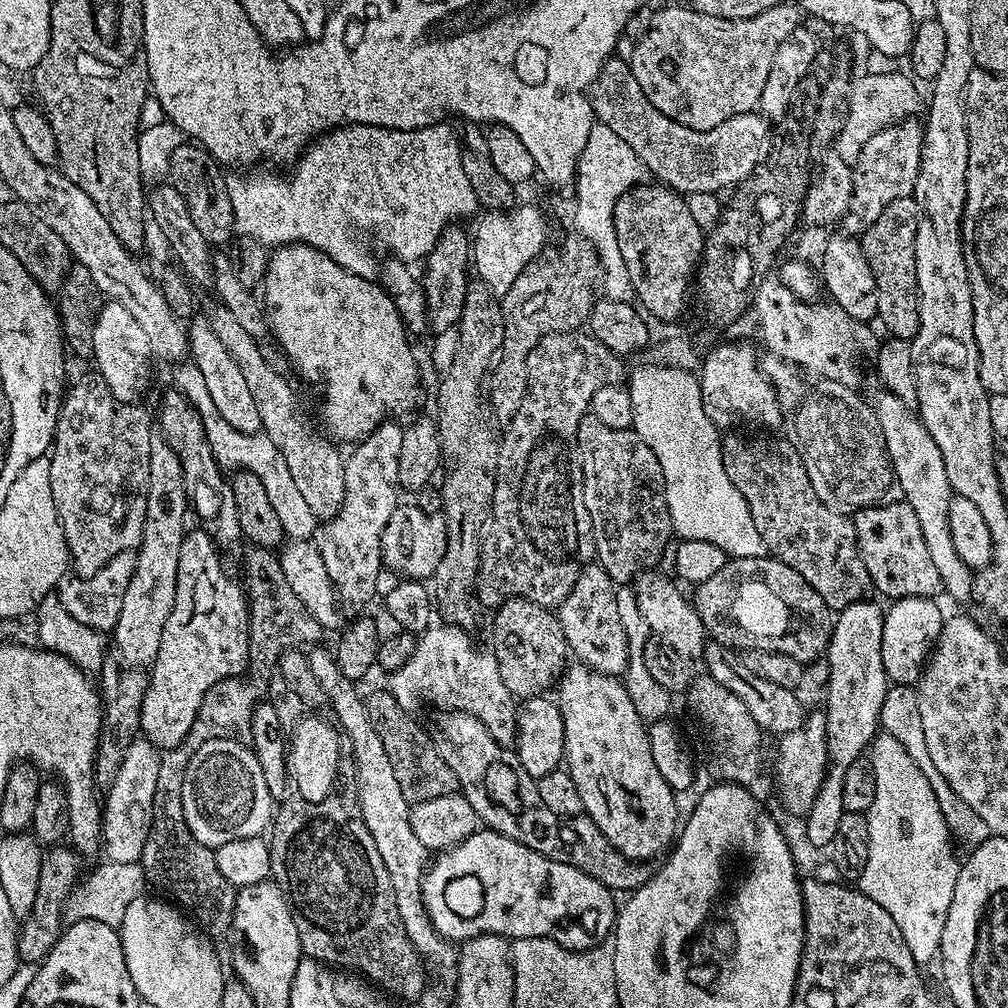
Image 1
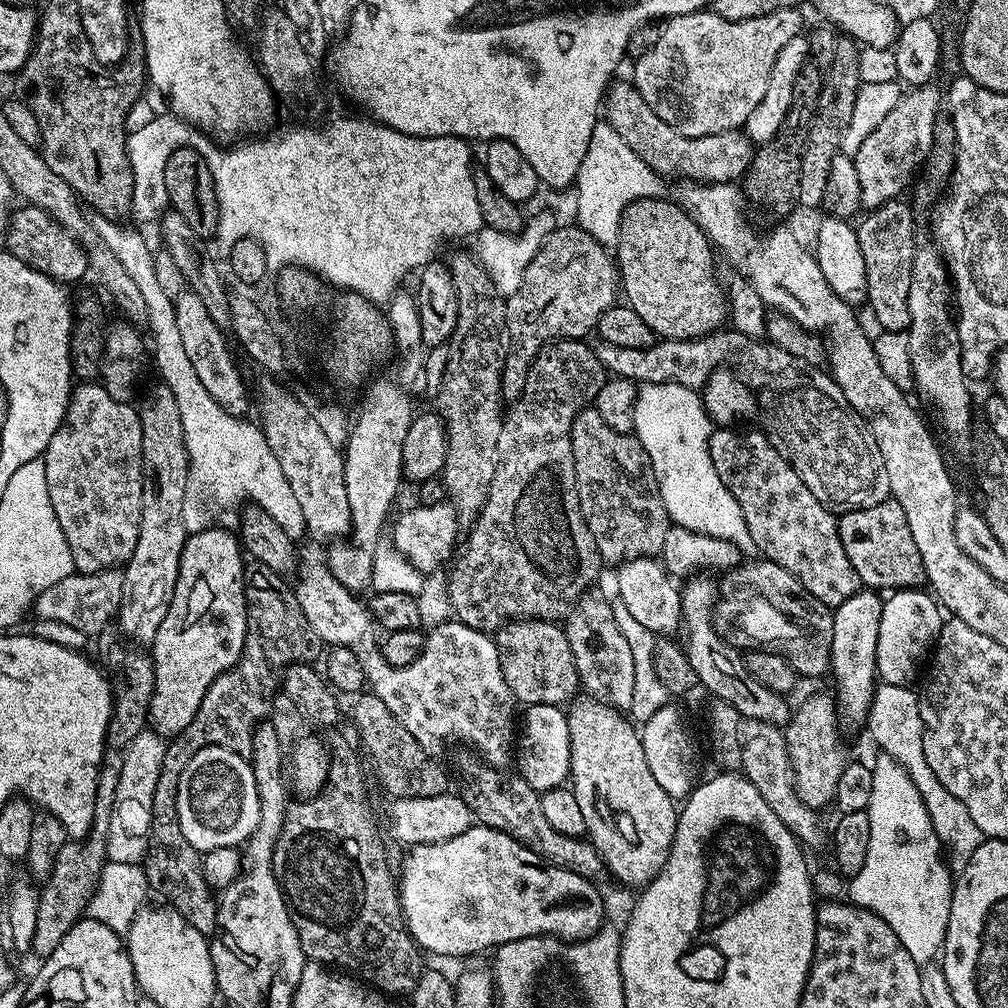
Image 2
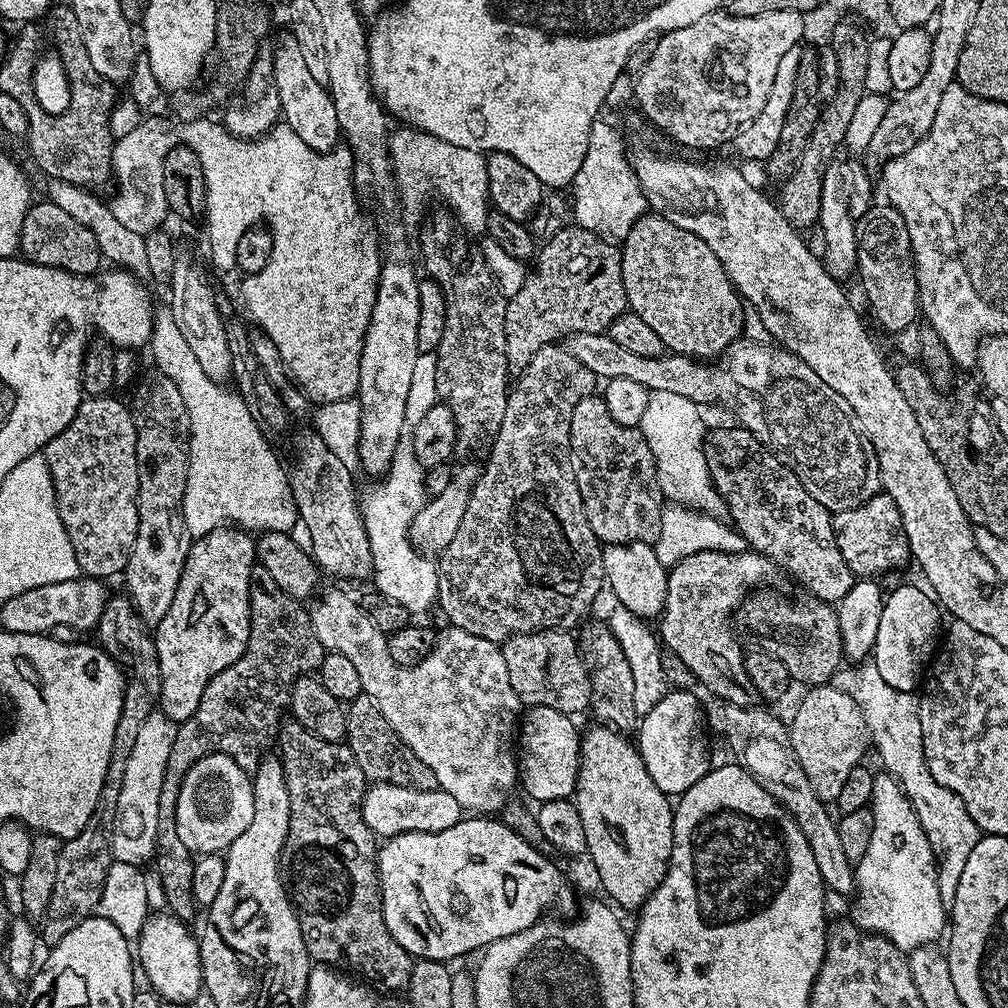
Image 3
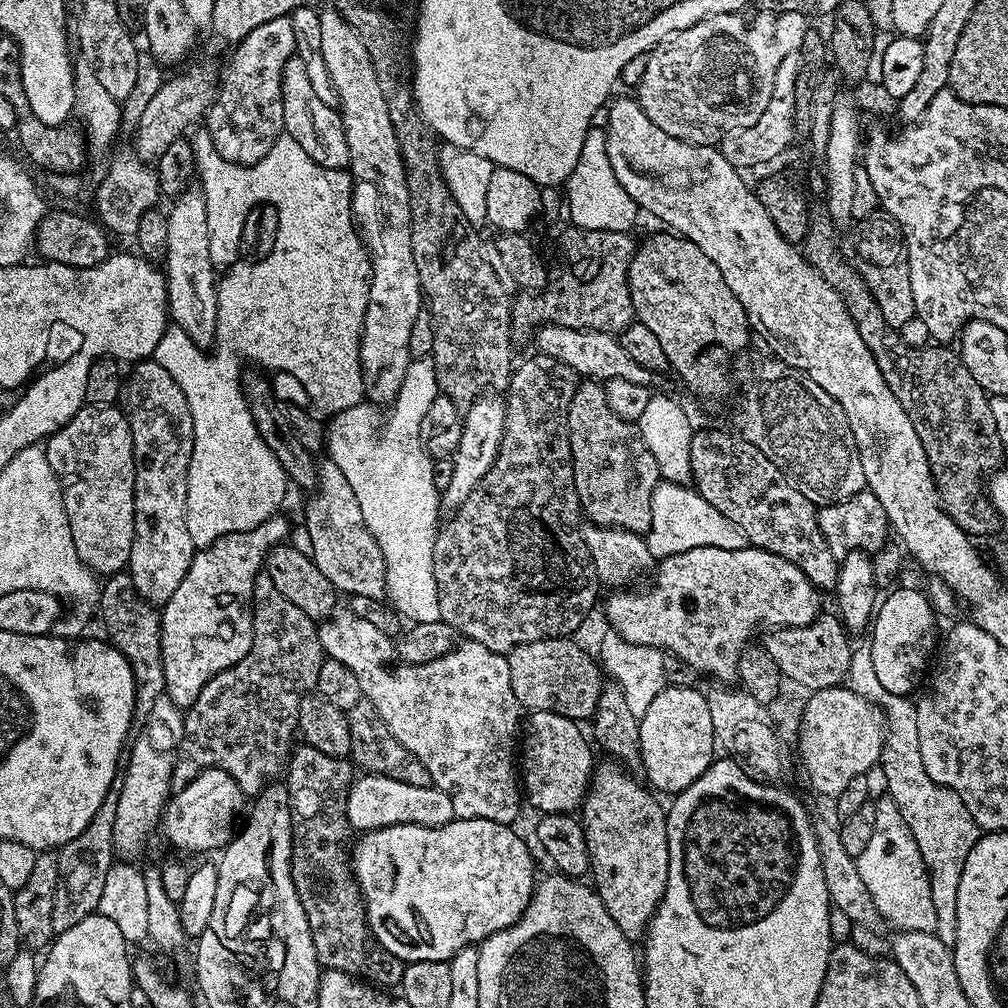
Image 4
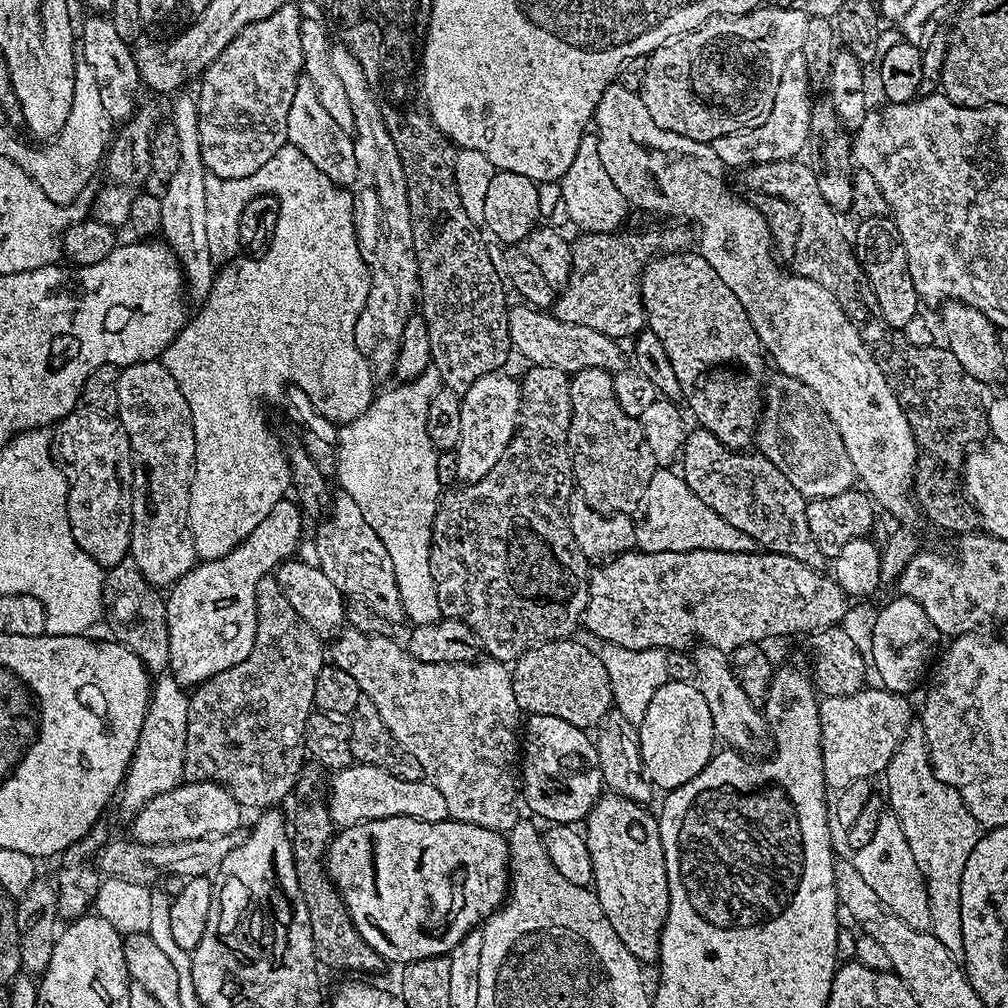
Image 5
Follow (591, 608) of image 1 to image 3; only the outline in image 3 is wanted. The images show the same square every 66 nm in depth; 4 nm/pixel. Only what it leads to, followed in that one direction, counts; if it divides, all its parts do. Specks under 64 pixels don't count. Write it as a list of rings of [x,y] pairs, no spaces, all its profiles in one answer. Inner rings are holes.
[[[600,622],[590,625],[584,633],[579,633],[578,643],[592,687],[590,712],[600,719],[597,721],[611,726],[615,731],[621,734],[631,733],[638,724],[634,710],[634,678],[630,675],[626,654],[622,654],[622,646],[618,646],[618,638],[608,629],[607,623]]]

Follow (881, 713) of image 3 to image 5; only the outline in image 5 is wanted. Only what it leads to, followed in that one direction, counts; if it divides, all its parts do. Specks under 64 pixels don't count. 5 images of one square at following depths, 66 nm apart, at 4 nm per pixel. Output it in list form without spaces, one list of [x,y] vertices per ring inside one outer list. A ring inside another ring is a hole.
[[[909,731],[900,741],[888,763],[887,776],[887,807],[898,818],[902,834],[910,842],[910,854],[914,854],[914,862],[918,862],[918,870],[924,875],[926,898],[930,902],[930,930],[953,956],[963,957],[962,870],[966,870],[966,861],[980,840],[982,826],[970,814],[958,790],[946,786],[934,774],[923,731]]]

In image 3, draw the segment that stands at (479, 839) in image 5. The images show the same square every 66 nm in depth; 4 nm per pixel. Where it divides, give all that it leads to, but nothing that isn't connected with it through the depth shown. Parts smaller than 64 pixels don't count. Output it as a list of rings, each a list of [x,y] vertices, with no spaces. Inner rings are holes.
[[[462,818],[450,830],[387,837],[379,845],[376,857],[380,909],[386,930],[413,958],[452,962],[455,956],[479,953],[498,942],[498,938],[510,938],[510,934],[534,926],[547,913],[544,912],[547,908],[557,908],[561,917],[571,917],[576,896],[559,866],[547,860],[536,847],[513,828],[507,828],[500,818]]]

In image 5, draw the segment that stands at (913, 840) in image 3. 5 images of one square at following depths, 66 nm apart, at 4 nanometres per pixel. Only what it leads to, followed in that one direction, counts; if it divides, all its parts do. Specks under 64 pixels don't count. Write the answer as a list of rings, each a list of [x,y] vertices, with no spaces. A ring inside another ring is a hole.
[[[886,814],[878,822],[878,830],[874,830],[874,838],[870,838],[870,843],[862,846],[862,850],[854,853],[854,863],[858,874],[862,874],[862,882],[878,894],[880,903],[885,908],[889,908],[902,922],[914,926],[920,932],[927,932],[930,929],[930,902],[926,898],[926,886],[924,885],[924,875],[922,870],[918,870],[918,862],[914,862],[914,854],[910,854],[910,842],[906,842],[906,834],[902,834],[902,826],[898,818],[891,814]]]

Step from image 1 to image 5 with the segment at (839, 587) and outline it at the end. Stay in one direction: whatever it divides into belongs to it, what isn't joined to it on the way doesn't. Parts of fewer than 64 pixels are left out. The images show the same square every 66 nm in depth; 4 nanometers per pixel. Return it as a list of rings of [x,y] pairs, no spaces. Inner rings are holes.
[[[696,426],[685,435],[678,464],[685,482],[730,526],[742,530],[761,549],[777,552],[790,558],[798,558],[806,566],[820,570],[826,564],[814,534],[810,534],[810,524],[806,522],[808,509],[805,496],[774,466],[763,454],[752,450],[728,448],[714,434]]]

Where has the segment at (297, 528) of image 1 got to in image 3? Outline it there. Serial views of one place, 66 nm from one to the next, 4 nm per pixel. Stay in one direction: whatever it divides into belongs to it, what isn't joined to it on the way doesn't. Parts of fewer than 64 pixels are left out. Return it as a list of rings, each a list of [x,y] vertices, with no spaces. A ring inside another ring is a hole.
[[[157,307],[152,314],[152,338],[150,341],[150,349],[152,348],[152,356],[156,359],[155,367],[165,376],[174,382],[174,386],[178,386],[178,394],[182,394],[182,402],[186,402],[186,414],[190,418],[190,430],[188,431],[188,477],[186,478],[186,490],[182,494],[182,518],[186,522],[186,530],[188,535],[195,538],[210,534],[210,530],[215,528],[223,528],[230,523],[239,526],[245,530],[255,530],[261,532],[287,532],[293,531],[292,527],[297,527],[298,517],[296,515],[296,503],[292,500],[292,485],[289,477],[280,468],[272,468],[272,448],[273,445],[265,436],[254,434],[252,419],[250,418],[250,410],[246,410],[246,406],[242,402],[242,398],[237,396],[231,387],[224,384],[215,384],[210,378],[206,378],[206,373],[202,371],[202,366],[198,366],[198,361],[194,358],[194,353],[190,350],[190,346],[186,346],[186,338],[182,338],[182,330],[178,330],[178,326],[174,326],[174,314],[171,307]]]

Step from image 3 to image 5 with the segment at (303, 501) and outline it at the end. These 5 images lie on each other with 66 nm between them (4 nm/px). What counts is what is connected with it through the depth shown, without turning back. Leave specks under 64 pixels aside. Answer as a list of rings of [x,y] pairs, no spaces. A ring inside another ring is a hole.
[[[343,494],[332,497],[332,505],[326,518],[319,521],[320,529],[316,532],[316,556],[318,566],[338,586],[345,597],[366,602],[374,614],[386,618],[393,626],[405,619],[402,598],[398,594],[398,578],[394,578],[394,566],[382,538],[370,530],[370,522],[362,518],[362,510],[354,498]],[[320,559],[320,560],[319,560]]]

